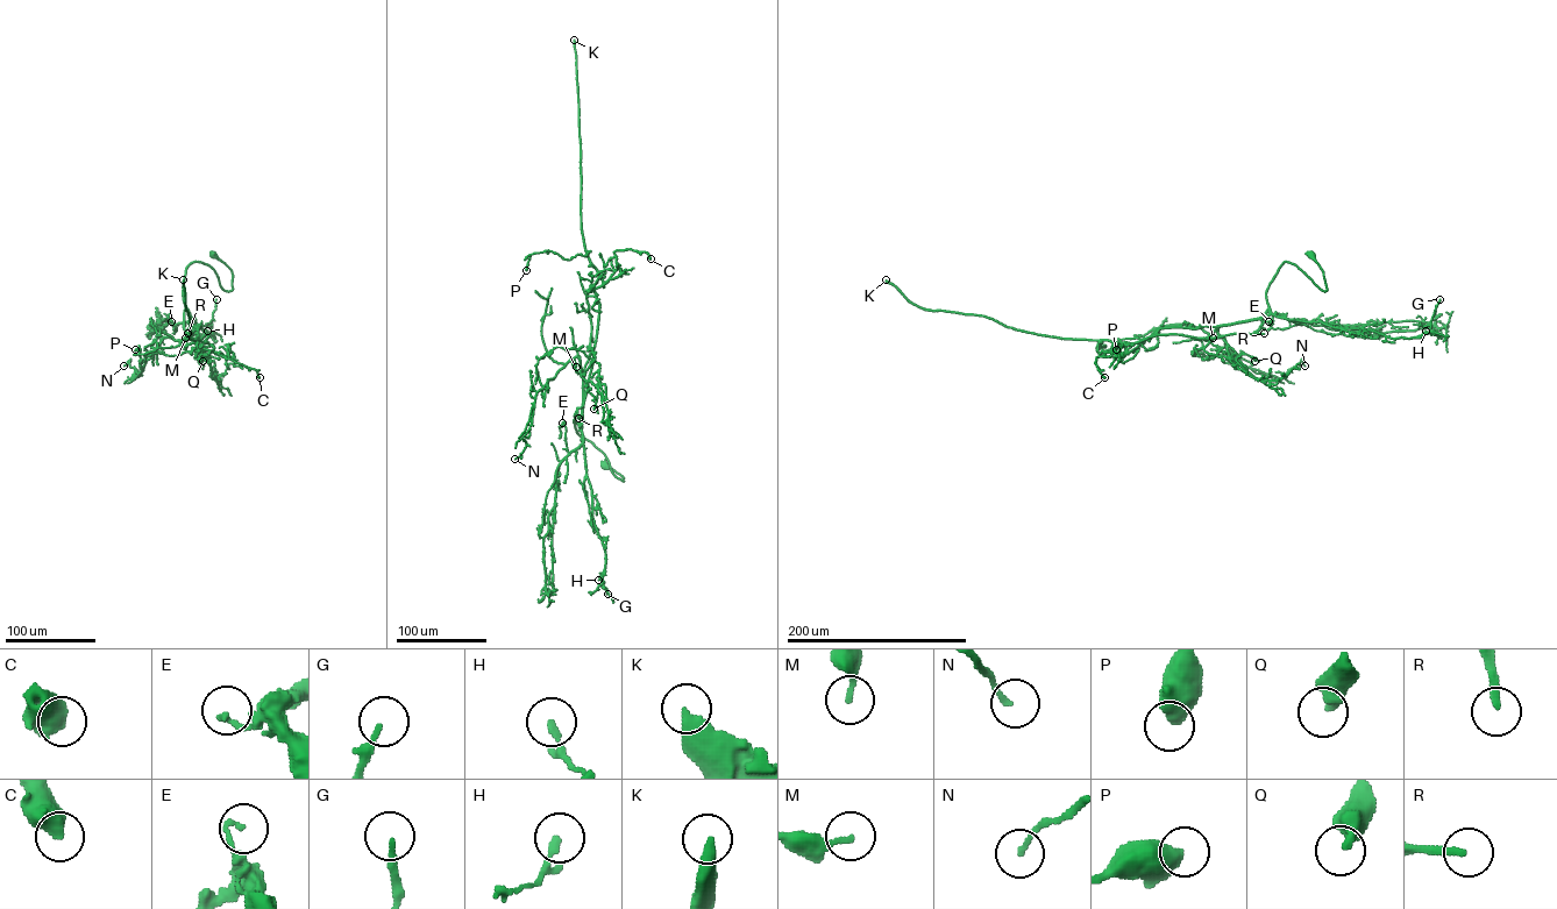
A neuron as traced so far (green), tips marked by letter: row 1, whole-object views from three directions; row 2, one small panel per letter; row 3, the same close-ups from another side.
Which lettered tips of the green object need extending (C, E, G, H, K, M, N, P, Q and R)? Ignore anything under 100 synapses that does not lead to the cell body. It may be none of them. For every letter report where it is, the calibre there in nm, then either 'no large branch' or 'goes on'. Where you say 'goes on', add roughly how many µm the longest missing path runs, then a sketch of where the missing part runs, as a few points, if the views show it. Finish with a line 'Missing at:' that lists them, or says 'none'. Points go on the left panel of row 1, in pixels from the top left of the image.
C: (260, 377) | 500 nm | no large branch
E: (171, 321) | 130 nm | no large branch
G: (217, 299) | 190 nm | no large branch
H: (207, 331) | 150 nm | no large branch
K: (183, 279) | 480 nm | goes on | 400 µm | (183, 279), (182, 256), (192, 235), (227, 207), (274, 196), (289, 174), (312, 157), (320, 136), (312, 134)
M: (185, 338) | 200 nm | no large branch
N: (123, 366) | 140 nm | no large branch
P: (135, 349) | 600 nm | no large branch
Q: (203, 361) | 320 nm | no large branch
R: (187, 333) | 240 nm | goes on | 170 µm | (187, 333), (199, 331), (213, 342)
Missing at: K, R

